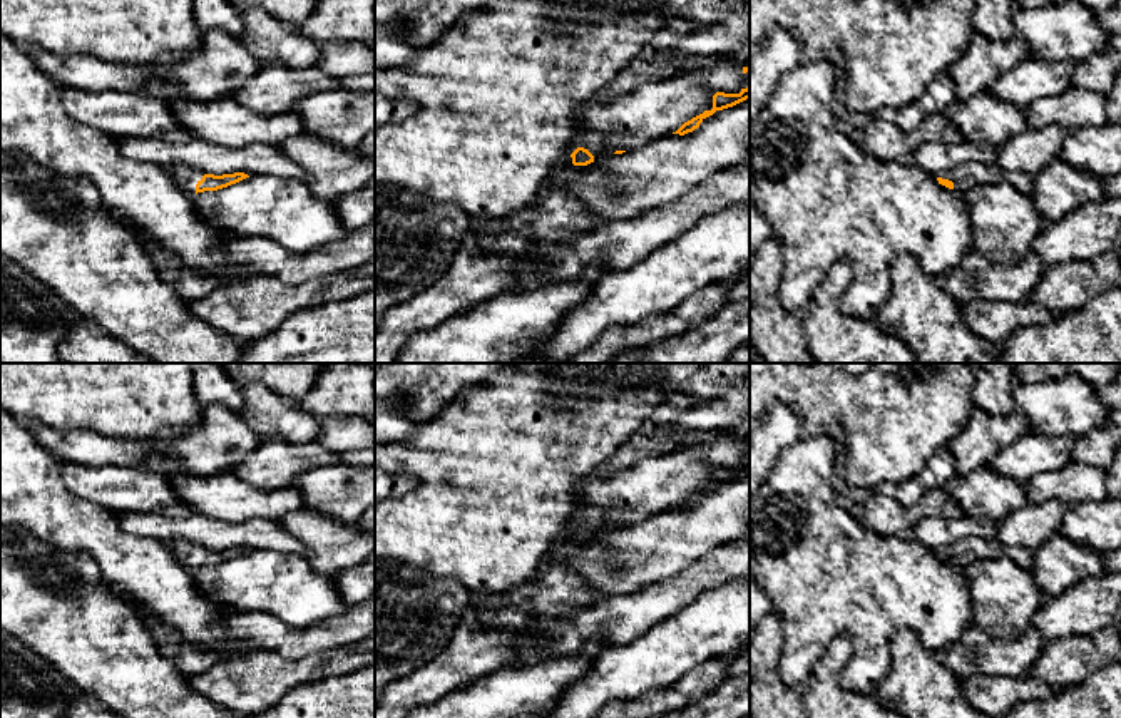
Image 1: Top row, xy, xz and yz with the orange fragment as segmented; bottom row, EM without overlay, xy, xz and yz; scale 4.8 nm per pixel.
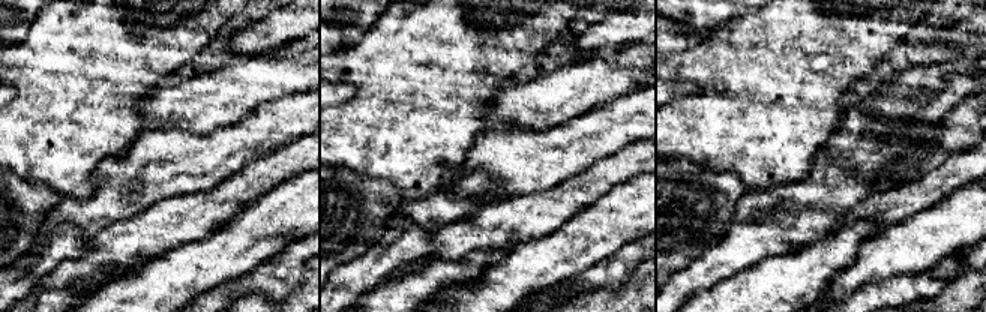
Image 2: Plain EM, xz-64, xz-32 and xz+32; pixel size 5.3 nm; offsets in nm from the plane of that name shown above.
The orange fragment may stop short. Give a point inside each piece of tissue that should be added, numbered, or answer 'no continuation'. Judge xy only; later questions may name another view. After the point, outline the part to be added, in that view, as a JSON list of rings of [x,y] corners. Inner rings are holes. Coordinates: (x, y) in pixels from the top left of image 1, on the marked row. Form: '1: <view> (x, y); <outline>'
1: xy (186, 178); [[[176,164],[169,169],[171,176],[176,179],[176,182],[189,194],[194,196],[196,194],[196,184],[202,179],[204,172],[182,166],[182,164]]]

